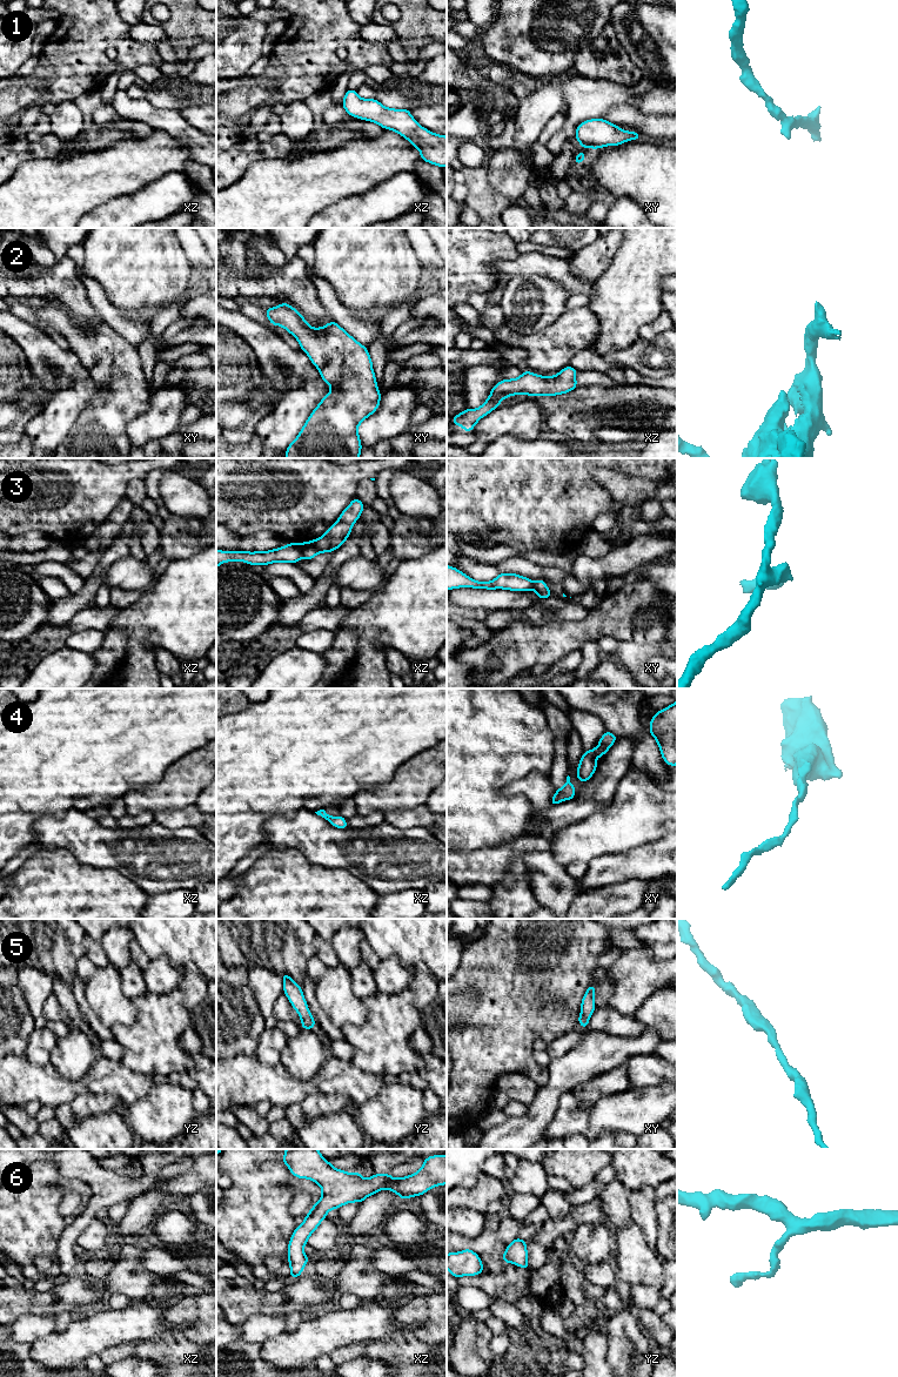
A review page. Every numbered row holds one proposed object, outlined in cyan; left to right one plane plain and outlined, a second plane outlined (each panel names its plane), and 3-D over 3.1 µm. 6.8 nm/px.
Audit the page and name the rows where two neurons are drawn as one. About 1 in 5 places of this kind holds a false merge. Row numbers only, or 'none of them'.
3

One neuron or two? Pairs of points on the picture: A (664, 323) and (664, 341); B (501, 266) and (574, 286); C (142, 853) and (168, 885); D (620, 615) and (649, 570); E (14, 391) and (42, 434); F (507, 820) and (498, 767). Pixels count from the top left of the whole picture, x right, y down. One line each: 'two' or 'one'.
A: two
B: one
C: one
D: two
E: two
F: one

